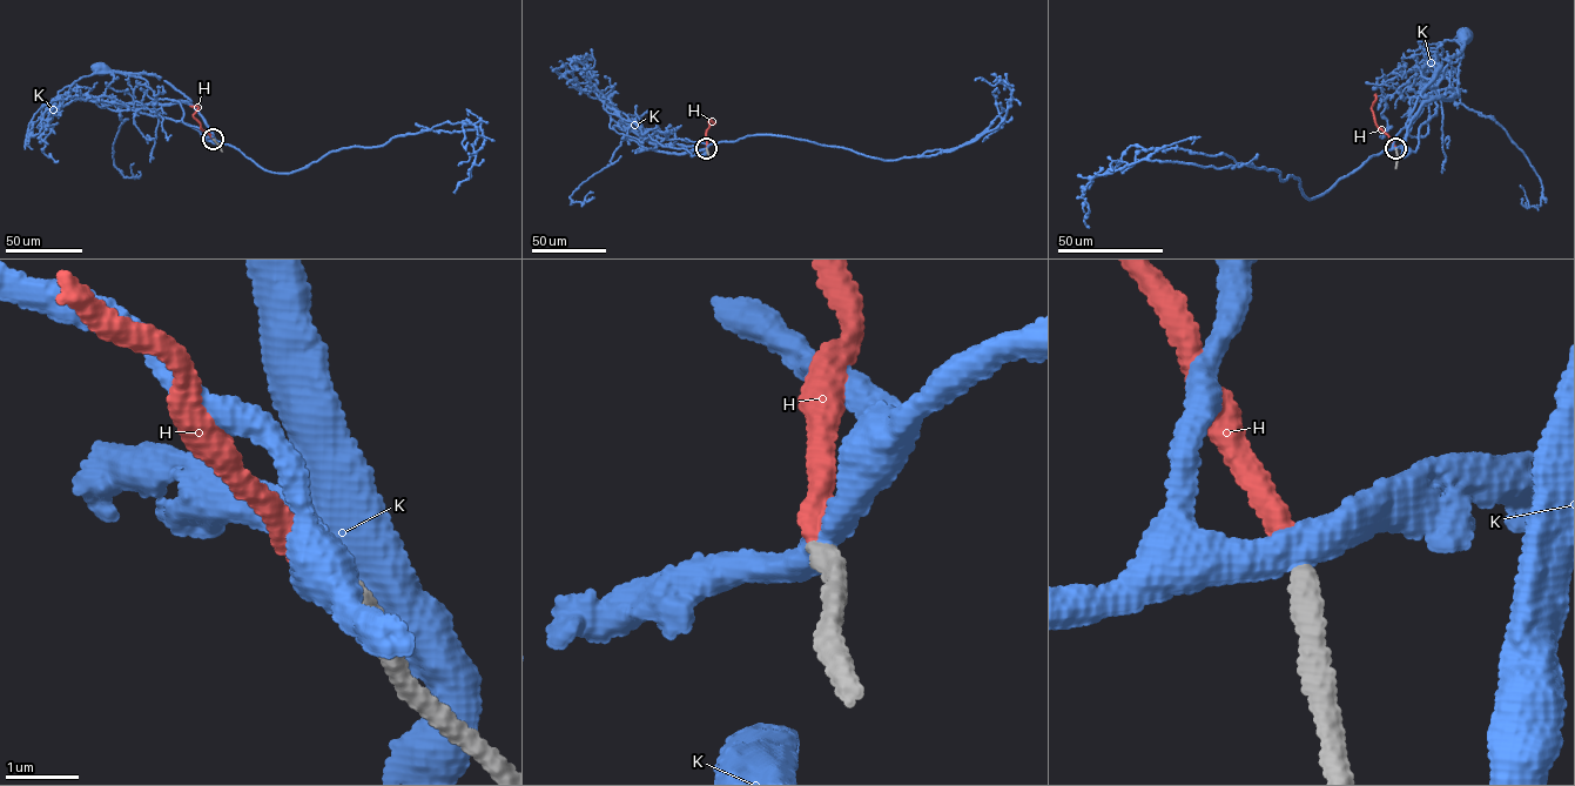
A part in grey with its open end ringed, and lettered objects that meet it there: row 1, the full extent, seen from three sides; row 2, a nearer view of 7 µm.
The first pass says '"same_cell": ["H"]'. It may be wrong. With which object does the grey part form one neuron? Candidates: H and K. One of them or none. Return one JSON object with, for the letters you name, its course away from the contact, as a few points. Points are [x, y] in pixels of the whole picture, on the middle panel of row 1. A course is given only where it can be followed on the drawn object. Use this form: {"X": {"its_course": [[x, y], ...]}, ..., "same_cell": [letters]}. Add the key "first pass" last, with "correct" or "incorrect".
{"H": {"its_course": [[706, 148], [708, 120], [714, 123], [708, 119]]}, "same_cell": ["H"], "first pass": "correct"}

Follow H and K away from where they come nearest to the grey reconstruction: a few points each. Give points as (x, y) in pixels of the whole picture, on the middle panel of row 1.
H: (706, 148), (708, 120), (714, 123), (708, 119)
K: (706, 148), (705, 143), (686, 138), (688, 141), (659, 138), (658, 143), (648, 142), (627, 126)

